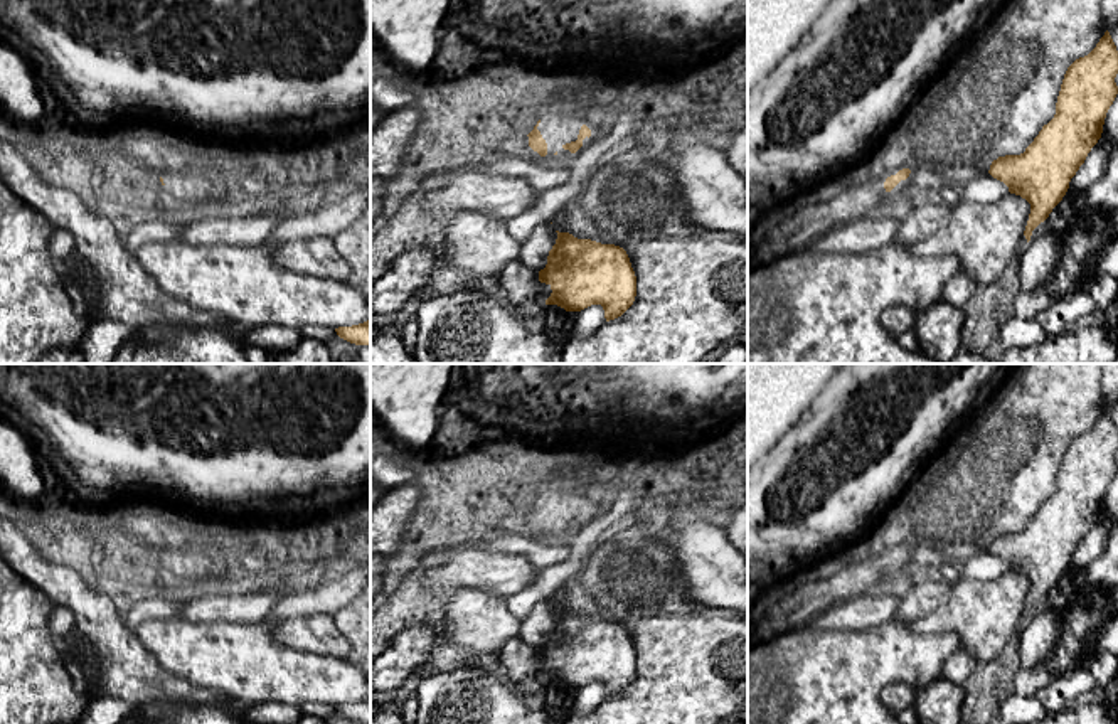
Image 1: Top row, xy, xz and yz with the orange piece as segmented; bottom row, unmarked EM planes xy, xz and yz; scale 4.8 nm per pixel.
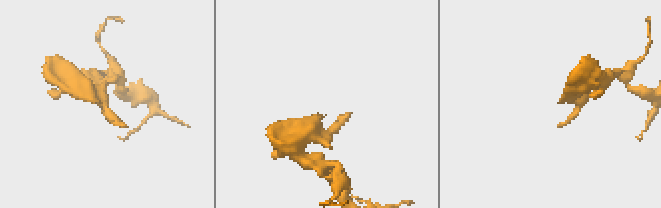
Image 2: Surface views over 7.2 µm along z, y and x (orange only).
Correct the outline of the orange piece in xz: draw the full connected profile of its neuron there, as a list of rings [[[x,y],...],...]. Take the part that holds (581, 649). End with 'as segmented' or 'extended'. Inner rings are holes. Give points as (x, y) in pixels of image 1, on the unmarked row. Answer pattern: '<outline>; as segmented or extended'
[[[557,610],[539,658],[551,663],[546,682],[581,689],[601,682],[606,699],[621,694],[635,679],[636,653],[626,628],[615,621]]]; as segmented

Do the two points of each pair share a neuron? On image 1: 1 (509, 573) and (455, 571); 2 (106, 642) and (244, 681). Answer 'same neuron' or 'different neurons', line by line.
1: same neuron
2: different neurons

